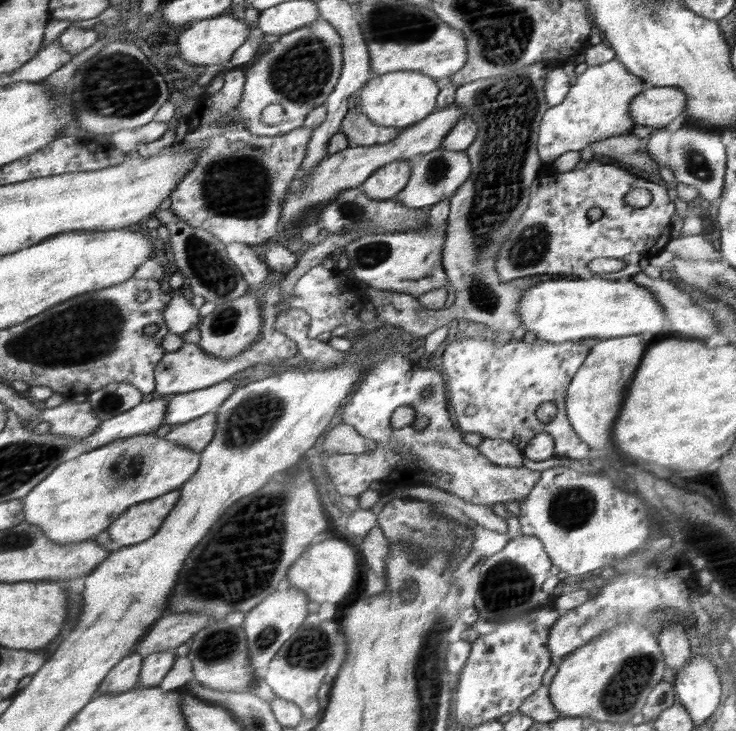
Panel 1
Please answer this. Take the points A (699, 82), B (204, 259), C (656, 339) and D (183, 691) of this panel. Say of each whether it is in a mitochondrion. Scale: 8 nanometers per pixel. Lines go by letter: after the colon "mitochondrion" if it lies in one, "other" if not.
A: other
B: mitochondrion
C: other
D: other

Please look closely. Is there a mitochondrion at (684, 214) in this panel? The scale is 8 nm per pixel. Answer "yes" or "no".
no

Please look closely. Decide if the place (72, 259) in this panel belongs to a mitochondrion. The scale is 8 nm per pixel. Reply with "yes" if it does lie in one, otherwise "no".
no

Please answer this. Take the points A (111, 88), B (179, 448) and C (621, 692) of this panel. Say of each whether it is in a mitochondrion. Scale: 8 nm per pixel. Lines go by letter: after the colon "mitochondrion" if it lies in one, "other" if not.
A: mitochondrion
B: other
C: mitochondrion

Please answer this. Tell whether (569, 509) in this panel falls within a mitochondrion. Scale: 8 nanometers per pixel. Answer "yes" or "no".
yes

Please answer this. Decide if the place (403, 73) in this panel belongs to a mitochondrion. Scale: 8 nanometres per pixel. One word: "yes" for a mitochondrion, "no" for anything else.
no

